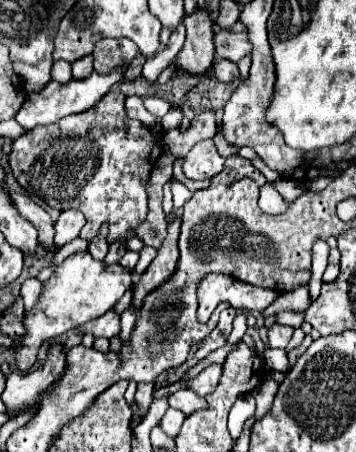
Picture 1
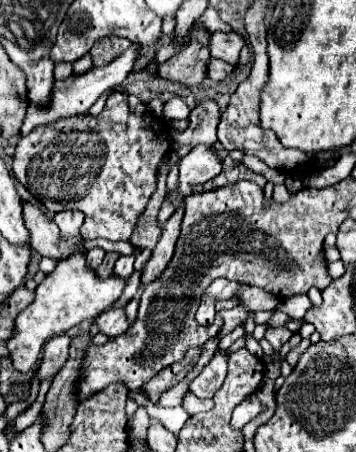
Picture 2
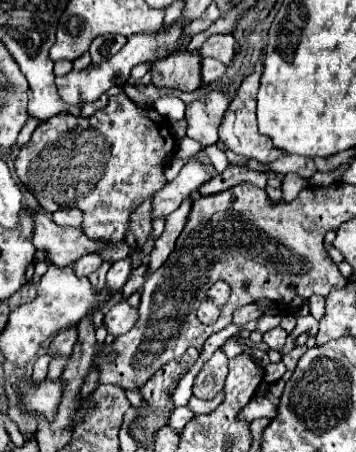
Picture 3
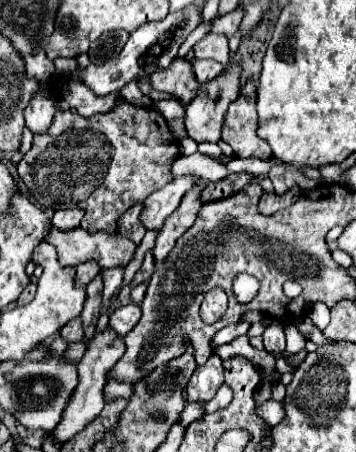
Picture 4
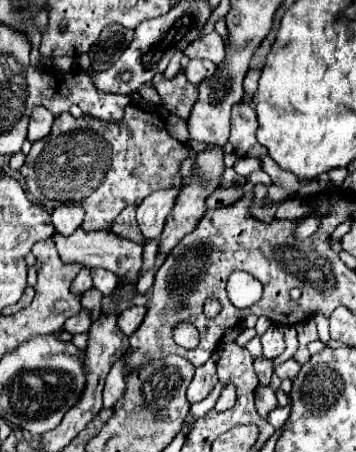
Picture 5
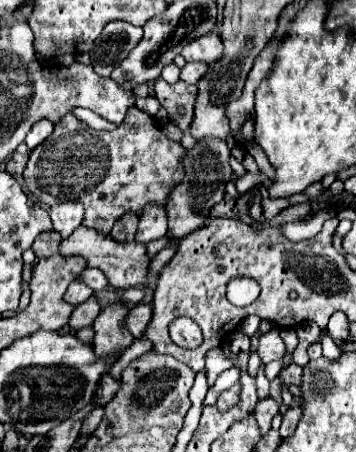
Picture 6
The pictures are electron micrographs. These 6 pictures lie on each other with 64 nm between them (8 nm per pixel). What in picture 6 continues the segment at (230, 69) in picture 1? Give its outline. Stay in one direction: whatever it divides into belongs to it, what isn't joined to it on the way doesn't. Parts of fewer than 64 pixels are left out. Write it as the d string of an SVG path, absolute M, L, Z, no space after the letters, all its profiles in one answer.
M188 62L182 70L180 70L180 80L188 82L188 84L196 84L204 72L208 70L208 64L202 64L202 62Z

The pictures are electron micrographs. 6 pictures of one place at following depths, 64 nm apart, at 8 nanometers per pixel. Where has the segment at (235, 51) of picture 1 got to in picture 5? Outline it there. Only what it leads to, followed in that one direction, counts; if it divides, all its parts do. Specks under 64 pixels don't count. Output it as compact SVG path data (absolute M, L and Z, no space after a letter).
M210 32L210 34L194 40L192 44L188 44L186 50L184 50L184 56L188 56L188 58L206 58L214 64L220 64L220 62L224 62L226 46L224 46L224 40L220 38L218 32Z

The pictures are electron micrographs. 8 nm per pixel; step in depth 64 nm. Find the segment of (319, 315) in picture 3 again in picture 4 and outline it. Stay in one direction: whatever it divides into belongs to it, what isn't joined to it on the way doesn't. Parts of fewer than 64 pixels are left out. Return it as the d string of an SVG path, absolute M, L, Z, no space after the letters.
M318 302L318 304L314 304L314 306L310 308L308 318L314 322L314 326L316 326L318 330L324 330L324 328L328 326L328 320L330 320L330 310L328 310L322 302Z

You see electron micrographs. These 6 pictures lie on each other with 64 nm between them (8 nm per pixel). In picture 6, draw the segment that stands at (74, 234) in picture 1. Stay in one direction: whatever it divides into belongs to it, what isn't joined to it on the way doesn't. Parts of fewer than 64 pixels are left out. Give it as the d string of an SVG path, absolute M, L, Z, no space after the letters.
M60 202L54 208L50 208L50 220L52 228L62 236L68 238L84 218L84 206L76 202Z

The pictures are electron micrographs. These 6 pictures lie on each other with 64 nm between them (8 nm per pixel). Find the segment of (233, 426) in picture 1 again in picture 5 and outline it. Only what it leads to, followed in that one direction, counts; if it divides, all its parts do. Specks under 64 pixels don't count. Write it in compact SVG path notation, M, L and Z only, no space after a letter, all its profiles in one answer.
M286 406L286 408L276 408L276 410L270 412L268 422L278 430L278 428L284 426L284 422L288 420L288 416L290 416L290 408L288 408L288 406Z

